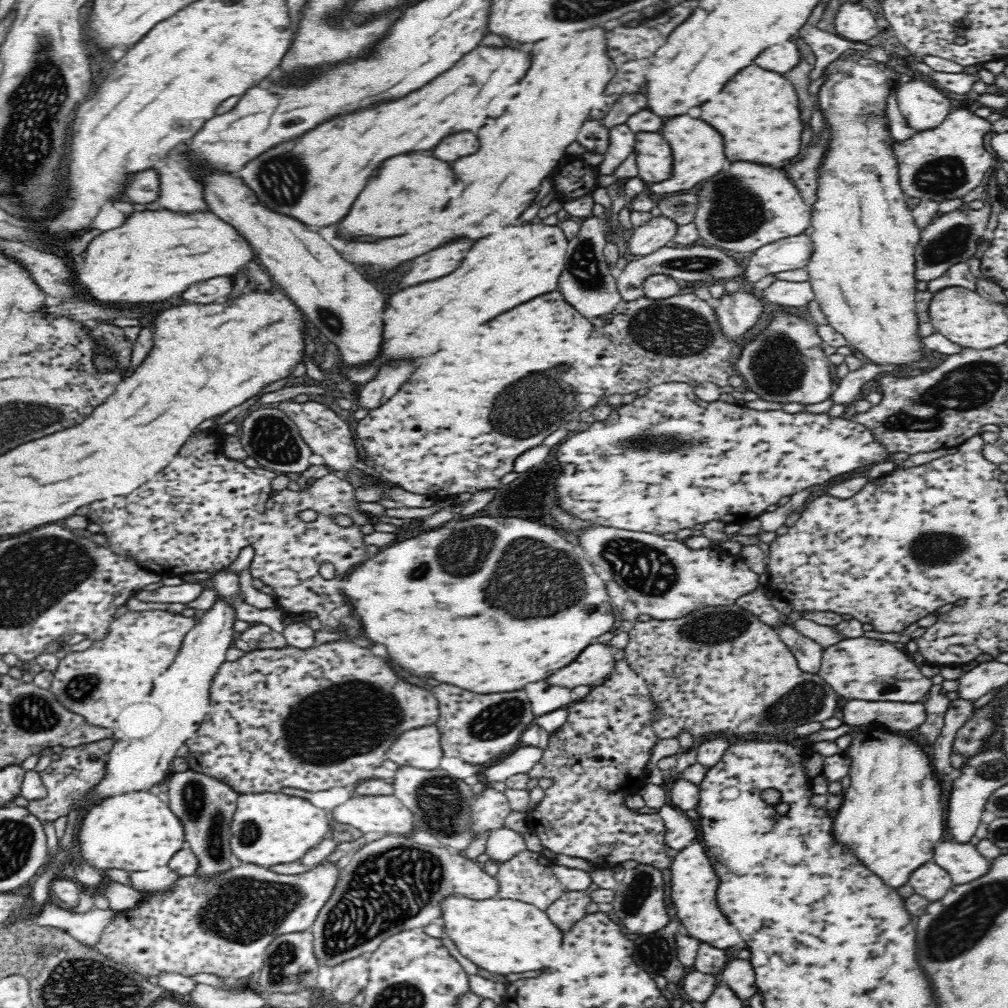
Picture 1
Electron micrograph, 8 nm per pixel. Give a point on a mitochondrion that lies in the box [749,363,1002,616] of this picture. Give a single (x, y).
(937, 548)

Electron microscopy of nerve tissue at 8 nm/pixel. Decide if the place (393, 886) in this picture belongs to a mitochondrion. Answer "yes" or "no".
yes

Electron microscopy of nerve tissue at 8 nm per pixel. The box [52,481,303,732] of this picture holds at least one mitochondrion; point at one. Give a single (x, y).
(79, 689)

